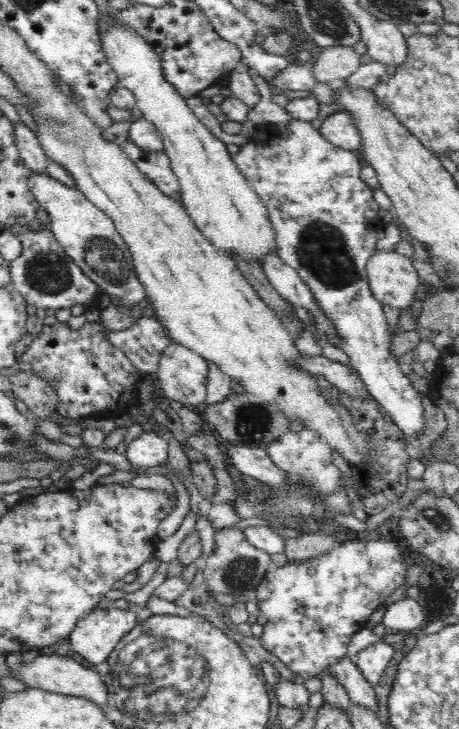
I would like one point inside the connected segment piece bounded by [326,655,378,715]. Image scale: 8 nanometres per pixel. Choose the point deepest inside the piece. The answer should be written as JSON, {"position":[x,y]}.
{"position":[346,672]}

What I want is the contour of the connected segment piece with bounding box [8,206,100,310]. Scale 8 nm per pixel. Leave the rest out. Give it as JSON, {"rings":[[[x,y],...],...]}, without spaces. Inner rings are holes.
{"rings":[[[39,206],[35,213],[38,229],[15,225],[8,229],[22,242],[22,256],[10,263],[11,288],[16,289],[27,304],[36,308],[70,308],[76,304],[84,304],[87,309],[96,308],[98,285],[93,283],[82,270],[66,255],[62,246],[52,233],[50,215]]]}

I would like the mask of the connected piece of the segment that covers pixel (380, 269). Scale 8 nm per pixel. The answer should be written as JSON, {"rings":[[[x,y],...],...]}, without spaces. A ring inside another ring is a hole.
{"rings":[[[377,252],[368,260],[368,286],[374,298],[400,312],[419,304],[420,278],[411,258],[393,252]]]}

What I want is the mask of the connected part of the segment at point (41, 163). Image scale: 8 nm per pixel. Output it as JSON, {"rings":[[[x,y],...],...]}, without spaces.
{"rings":[[[14,125],[14,134],[20,156],[36,175],[48,175],[46,168],[51,160],[46,156],[39,138],[26,125]]]}

